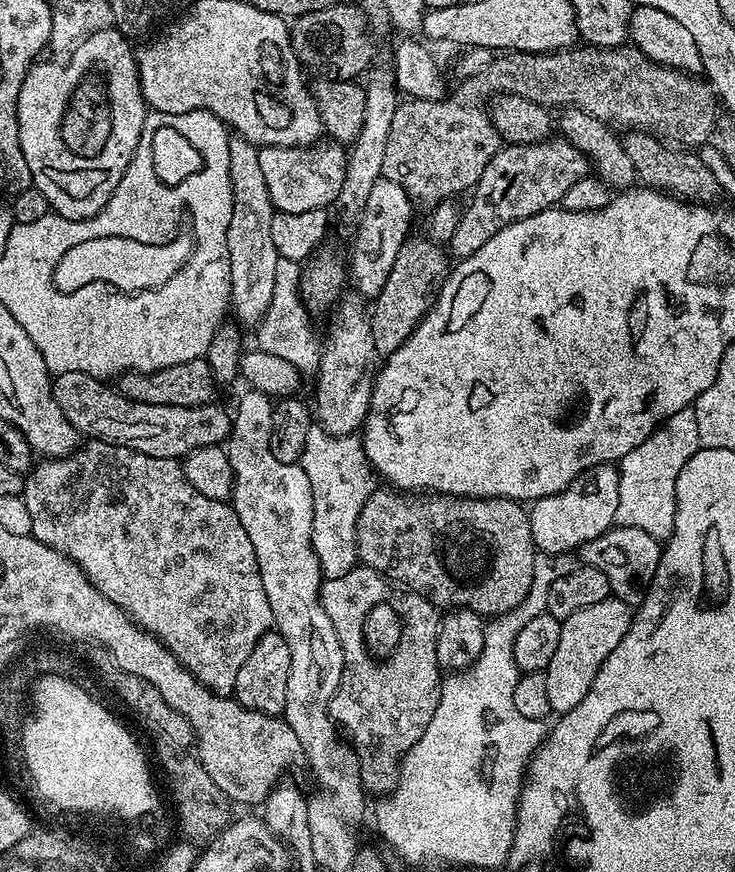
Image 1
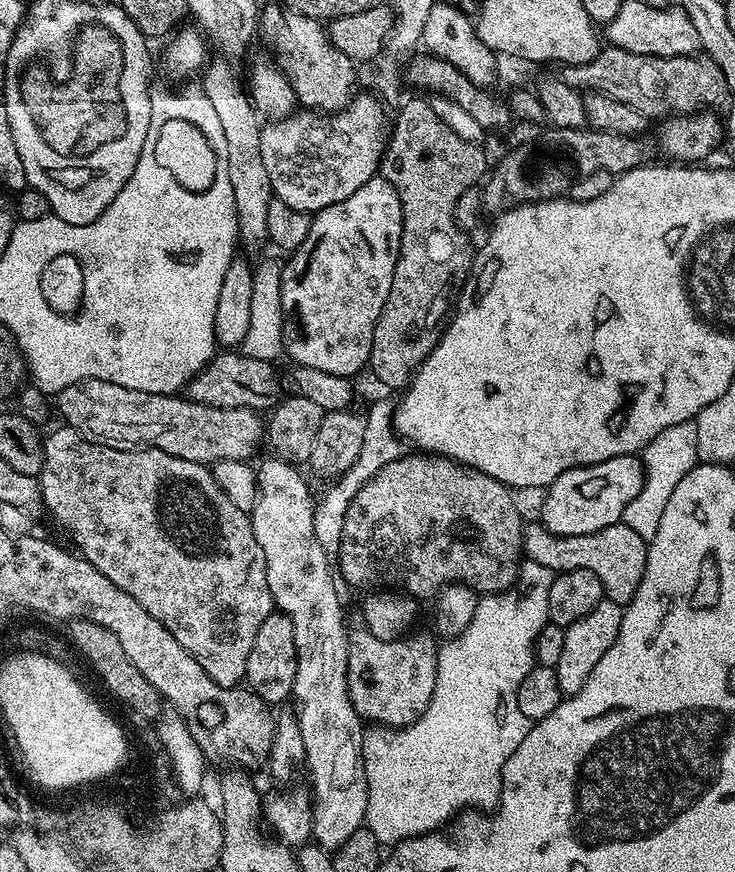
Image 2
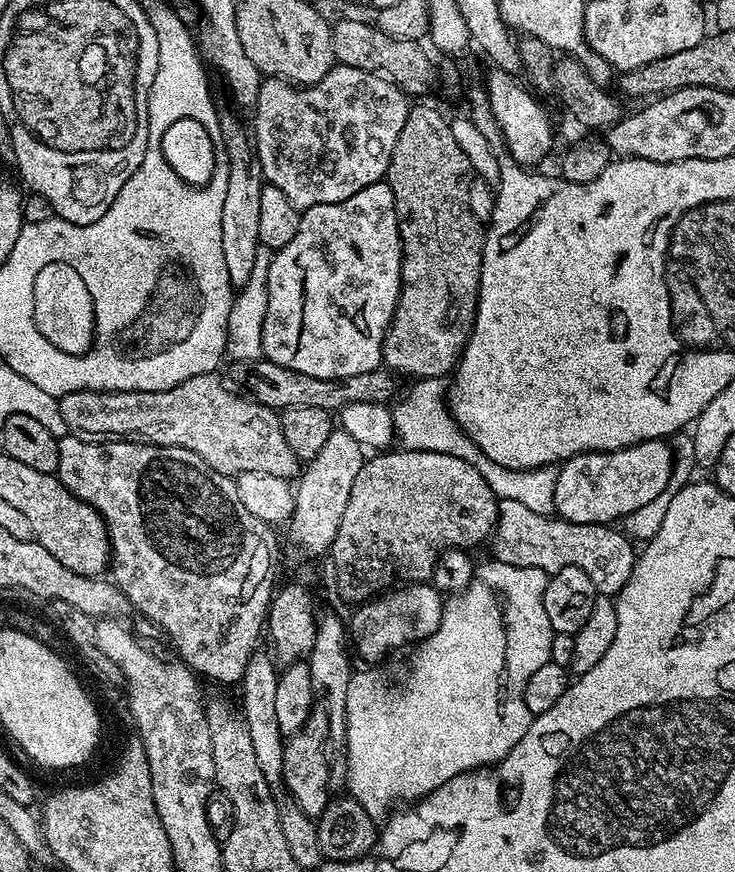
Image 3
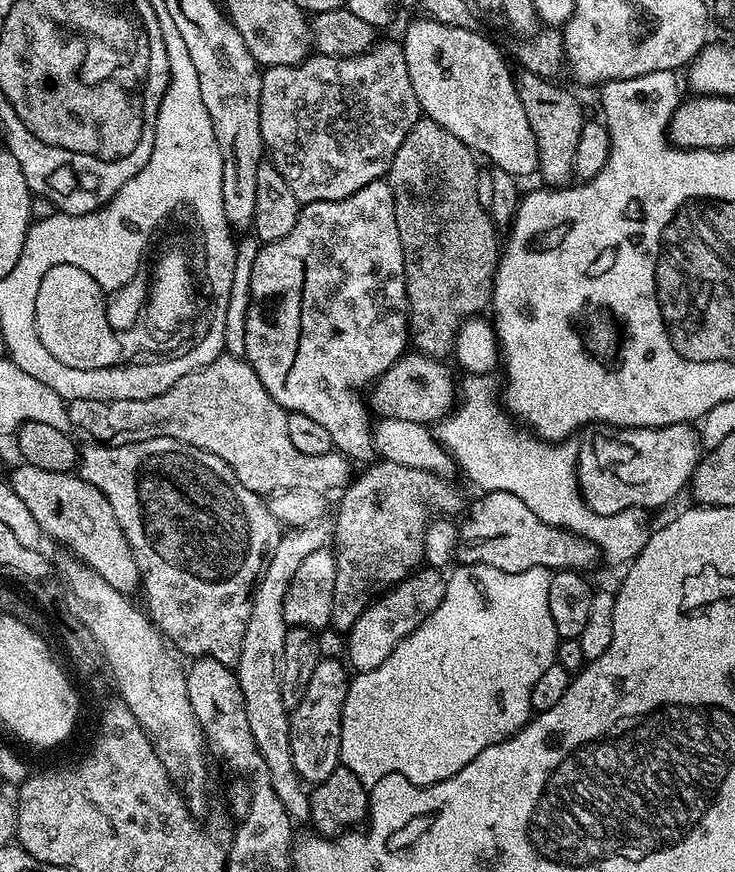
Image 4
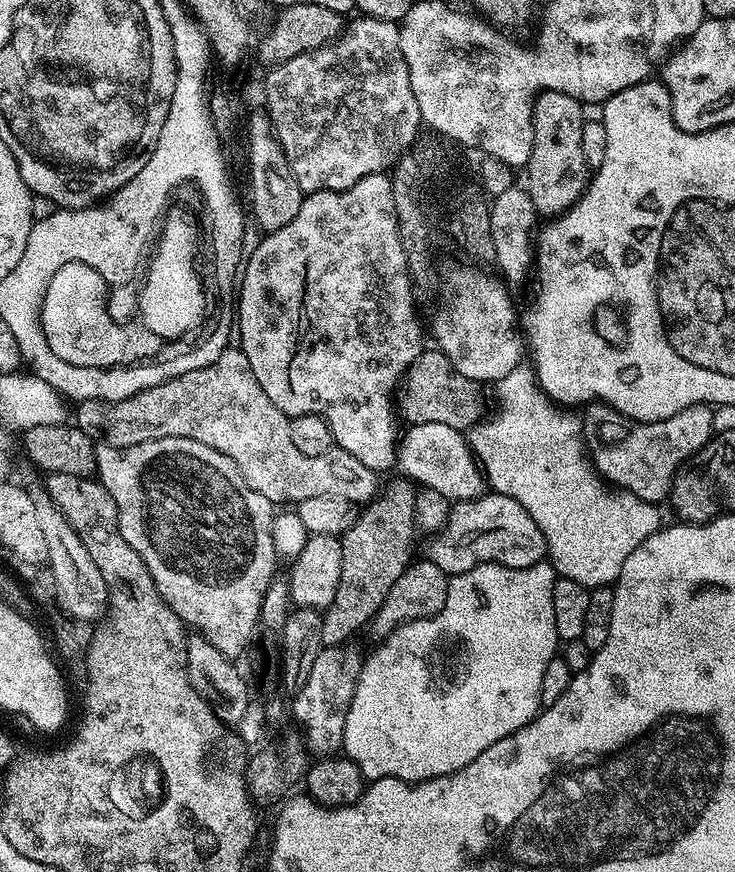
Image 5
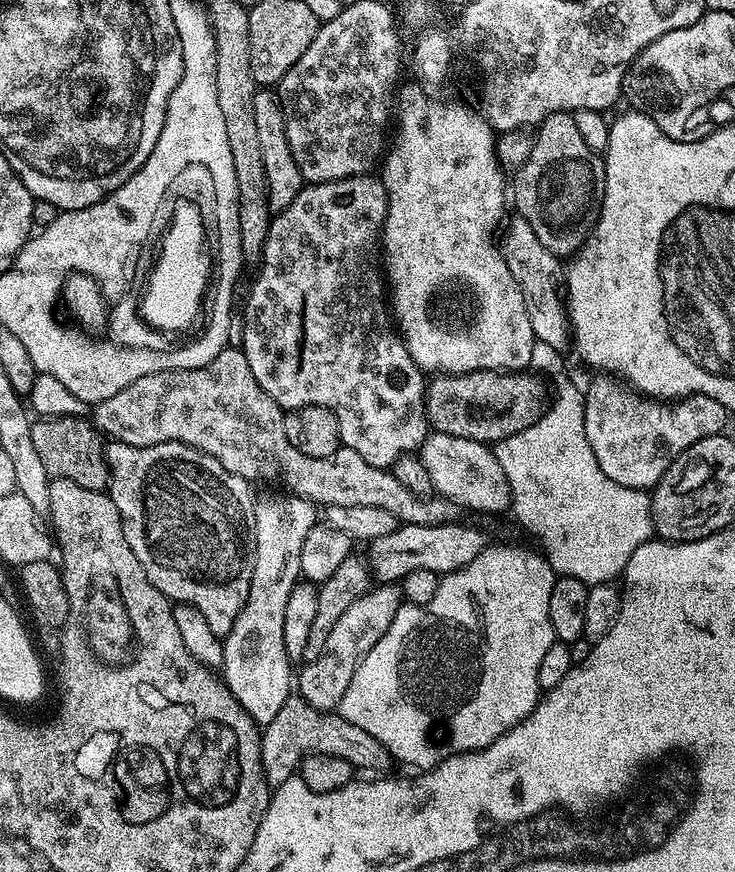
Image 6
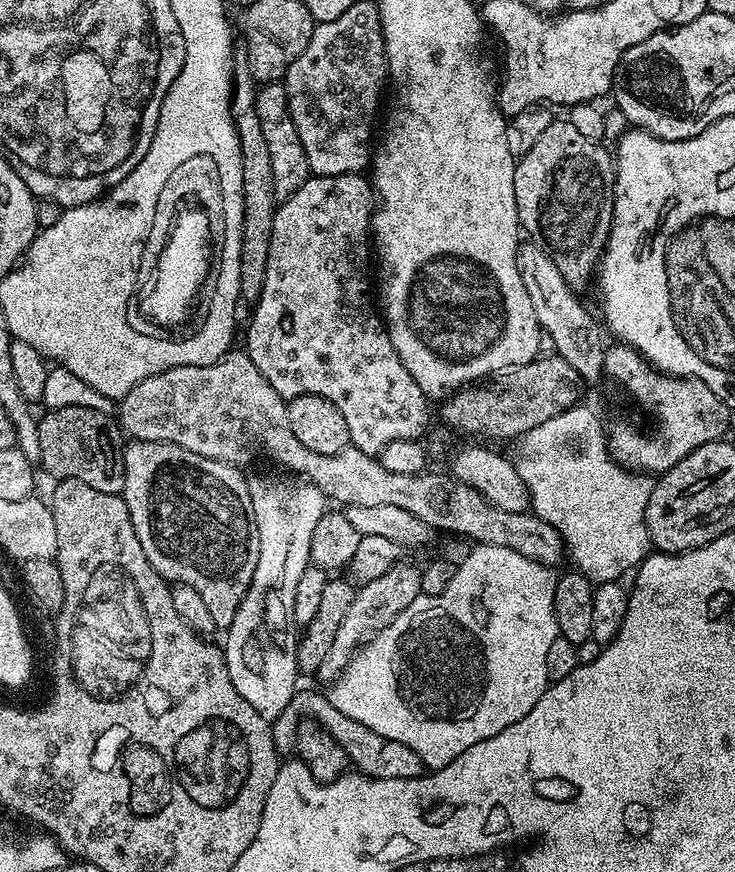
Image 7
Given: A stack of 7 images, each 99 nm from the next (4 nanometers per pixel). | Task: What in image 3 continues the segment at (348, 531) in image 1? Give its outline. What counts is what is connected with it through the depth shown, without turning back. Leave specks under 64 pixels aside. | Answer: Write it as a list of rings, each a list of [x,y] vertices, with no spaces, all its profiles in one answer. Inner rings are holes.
[[[454,417],[449,420],[392,420],[395,439],[400,440],[399,447],[410,452],[433,452],[434,454],[452,454],[454,458],[460,458],[474,465],[486,478],[490,490],[500,500],[513,500],[522,502],[534,510],[534,514],[542,514],[551,517],[554,512],[554,486],[556,485],[557,469],[549,466],[547,468],[527,468],[519,472],[513,468],[503,468],[490,458],[480,453],[480,447],[466,433],[460,429],[460,424]]]

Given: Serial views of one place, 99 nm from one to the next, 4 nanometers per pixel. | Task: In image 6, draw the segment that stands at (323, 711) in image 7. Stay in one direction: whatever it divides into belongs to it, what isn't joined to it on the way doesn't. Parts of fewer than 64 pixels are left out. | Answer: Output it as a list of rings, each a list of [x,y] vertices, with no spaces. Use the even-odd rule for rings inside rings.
[[[292,694],[278,714],[260,732],[260,764],[264,768],[264,779],[275,786],[286,782],[297,771],[305,756],[333,756],[350,762],[353,769],[373,768],[380,774],[390,757],[384,747],[366,730],[354,726],[332,712],[319,712],[309,706],[298,694]]]

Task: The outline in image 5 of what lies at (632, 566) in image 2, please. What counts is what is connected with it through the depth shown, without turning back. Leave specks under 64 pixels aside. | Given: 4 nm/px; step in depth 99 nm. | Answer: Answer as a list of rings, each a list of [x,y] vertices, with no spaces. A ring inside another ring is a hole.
[[[489,491],[477,500],[461,500],[448,509],[448,522],[431,537],[426,558],[449,578],[479,564],[534,568],[545,559],[544,539],[530,514],[514,498]]]

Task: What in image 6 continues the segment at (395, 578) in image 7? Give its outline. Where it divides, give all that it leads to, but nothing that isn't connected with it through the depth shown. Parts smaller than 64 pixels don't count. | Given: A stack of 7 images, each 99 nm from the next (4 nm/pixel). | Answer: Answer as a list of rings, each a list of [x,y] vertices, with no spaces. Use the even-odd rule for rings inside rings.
[[[394,586],[369,587],[366,595],[352,603],[346,614],[342,614],[342,618],[334,622],[334,630],[330,630],[318,658],[303,665],[305,668],[300,672],[298,689],[301,699],[319,712],[339,709],[346,694],[346,686],[350,686],[350,678],[354,678],[354,670],[360,665],[360,659],[374,647],[380,635],[390,626],[401,603],[401,591]]]

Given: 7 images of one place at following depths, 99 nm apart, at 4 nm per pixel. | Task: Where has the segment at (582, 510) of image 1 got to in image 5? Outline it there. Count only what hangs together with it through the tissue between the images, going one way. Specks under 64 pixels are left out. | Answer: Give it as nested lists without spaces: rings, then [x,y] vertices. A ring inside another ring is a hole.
[[[592,402],[583,409],[582,423],[584,425],[584,443],[589,457],[596,469],[609,484],[632,492],[638,498],[653,502],[667,501],[672,491],[672,480],[676,471],[688,462],[691,456],[702,446],[706,446],[714,435],[712,426],[713,409],[707,404],[695,404],[678,414],[658,422],[638,422],[623,416],[608,404]]]

